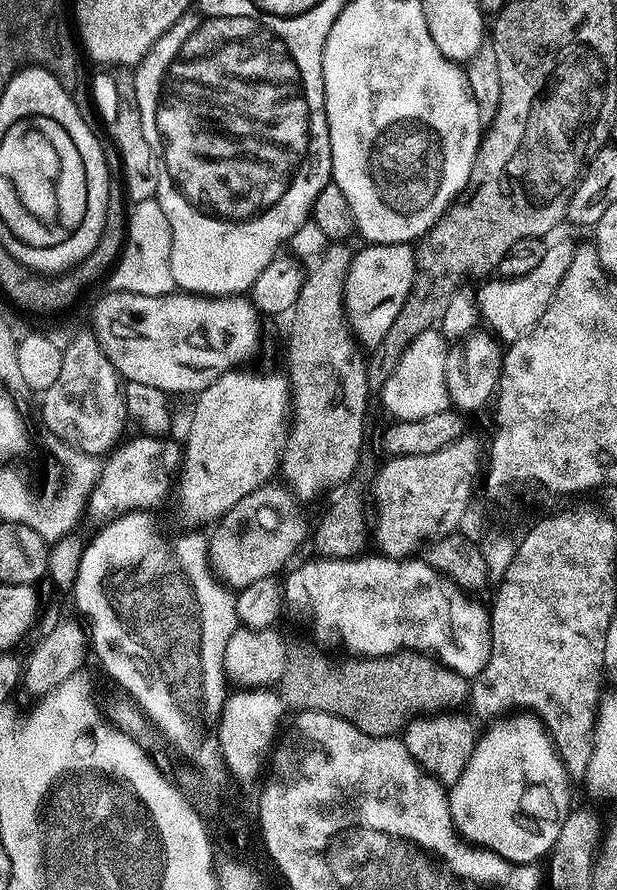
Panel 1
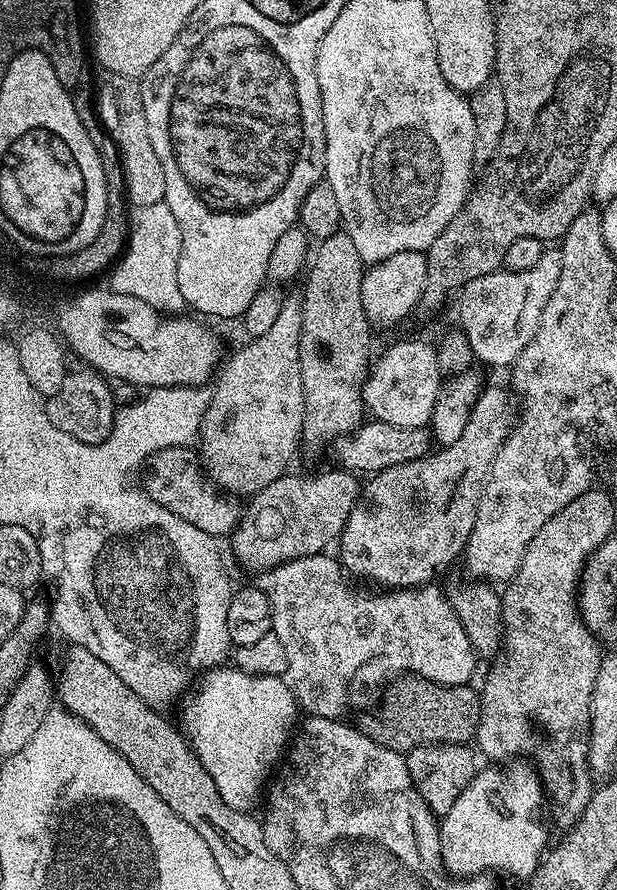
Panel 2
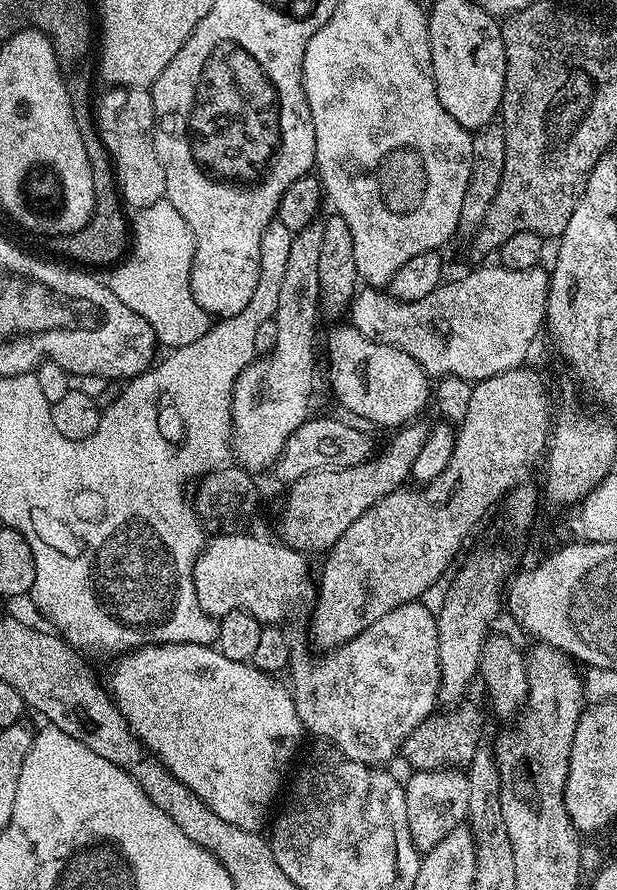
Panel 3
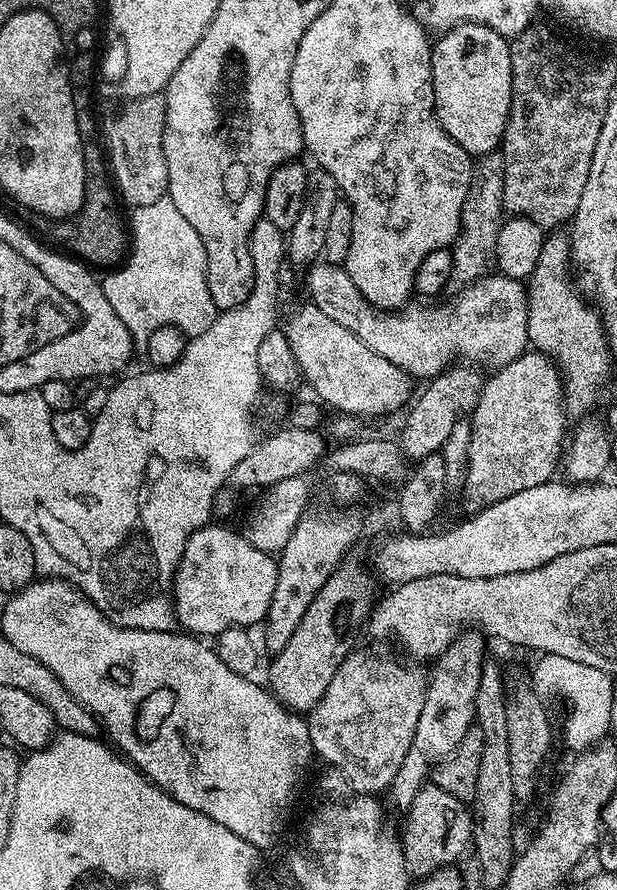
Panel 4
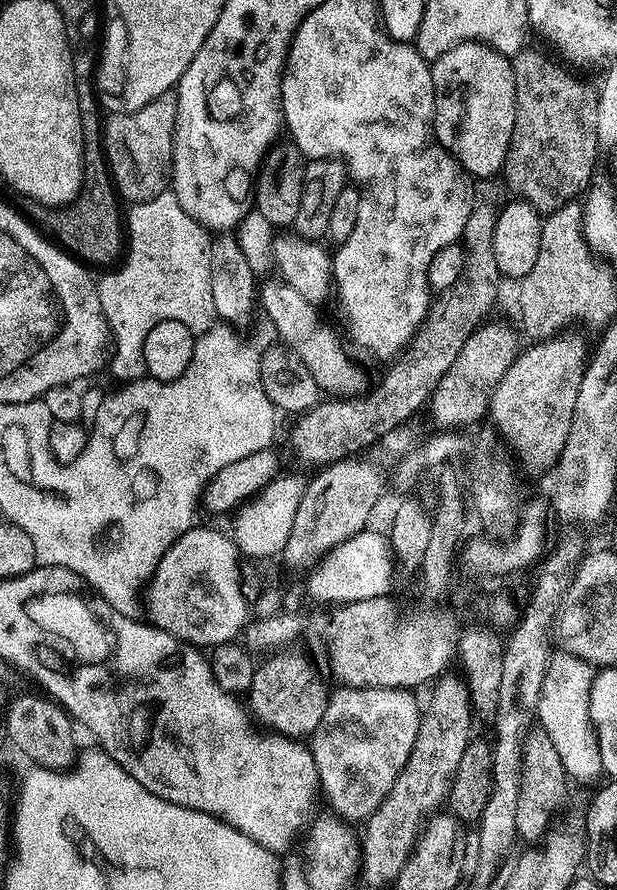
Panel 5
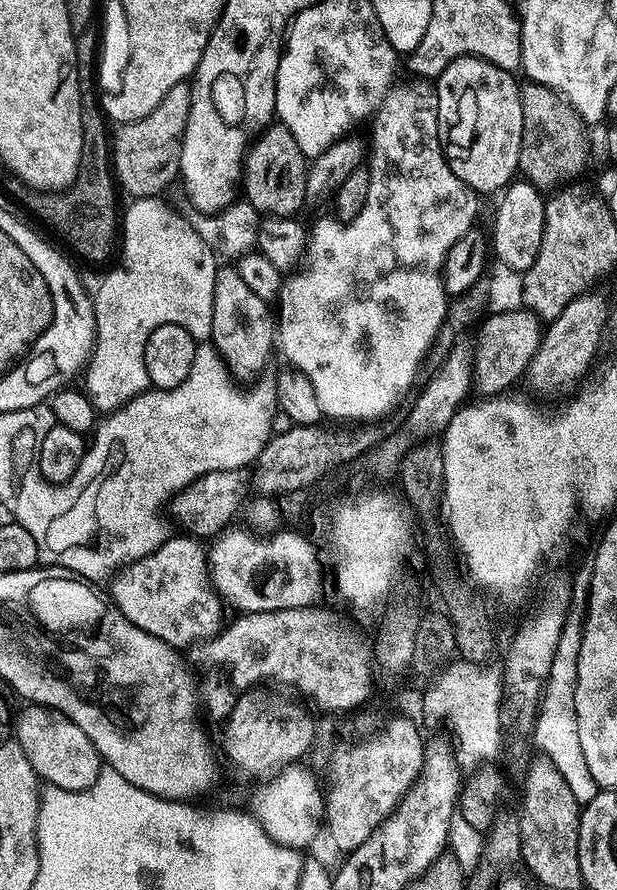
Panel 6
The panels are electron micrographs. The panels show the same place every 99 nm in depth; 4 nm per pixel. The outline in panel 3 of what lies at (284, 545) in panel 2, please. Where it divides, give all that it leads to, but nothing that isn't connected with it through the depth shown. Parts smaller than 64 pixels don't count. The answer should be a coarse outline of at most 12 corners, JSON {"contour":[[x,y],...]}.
{"contour":[[403,425],[368,463],[294,481],[283,543],[336,544],[370,506],[403,487],[430,428]]}

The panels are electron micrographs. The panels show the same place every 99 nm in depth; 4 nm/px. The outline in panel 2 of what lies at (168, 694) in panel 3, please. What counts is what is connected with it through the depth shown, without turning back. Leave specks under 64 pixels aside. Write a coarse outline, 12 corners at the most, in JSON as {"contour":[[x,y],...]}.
{"contour":[[217,666],[182,731],[222,802],[261,803],[297,727],[287,679]]}

